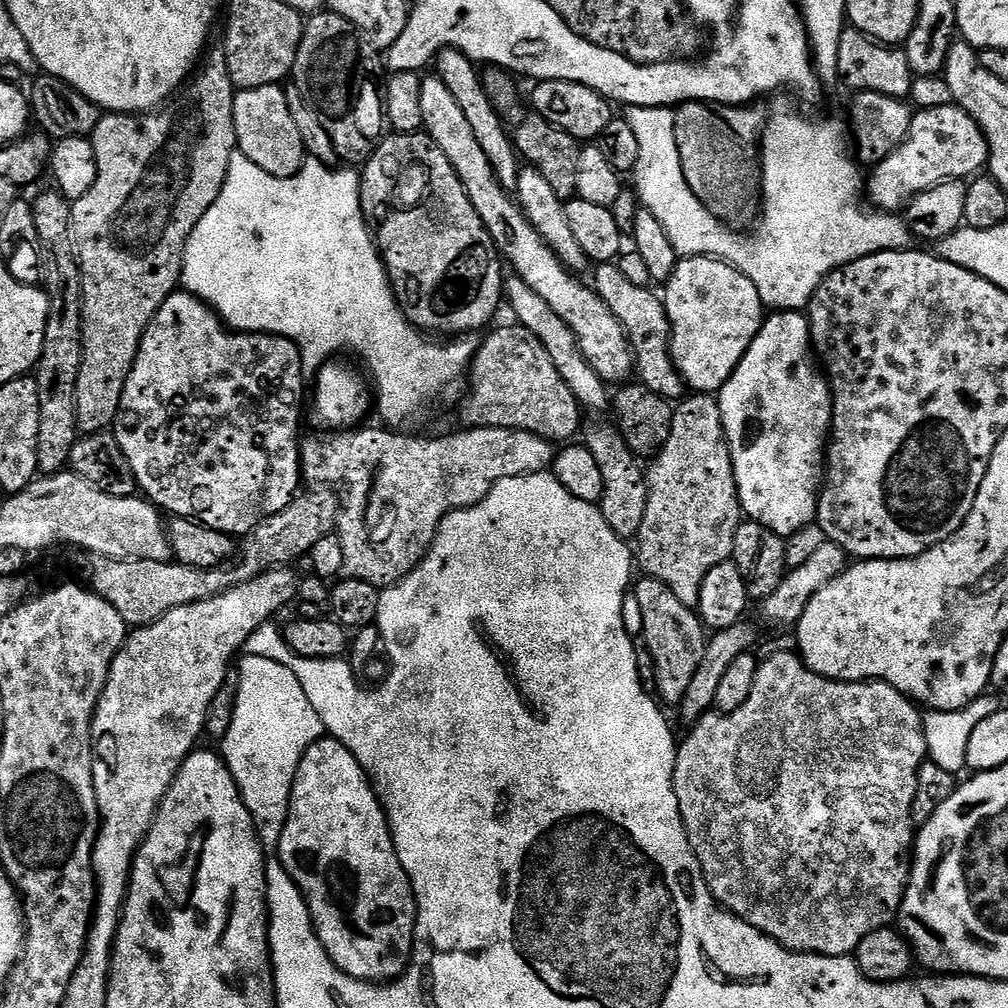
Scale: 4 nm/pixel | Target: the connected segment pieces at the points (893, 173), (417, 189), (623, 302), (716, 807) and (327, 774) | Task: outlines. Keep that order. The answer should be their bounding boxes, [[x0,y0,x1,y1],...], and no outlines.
[[866,103,988,214],[360,131,506,338],[594,263,685,402],[674,651,929,956],[278,735,416,982]]

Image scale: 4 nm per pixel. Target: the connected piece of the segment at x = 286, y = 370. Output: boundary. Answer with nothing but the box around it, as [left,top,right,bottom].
[114,290,306,538]

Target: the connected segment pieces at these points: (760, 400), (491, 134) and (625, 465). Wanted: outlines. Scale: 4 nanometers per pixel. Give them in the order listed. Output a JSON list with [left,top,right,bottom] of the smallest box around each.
[[718,310,832,538],[434,48,522,194],[582,424,648,538]]

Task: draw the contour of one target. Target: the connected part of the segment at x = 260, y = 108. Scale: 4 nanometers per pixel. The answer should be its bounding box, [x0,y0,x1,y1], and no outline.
[234,84,306,178]

